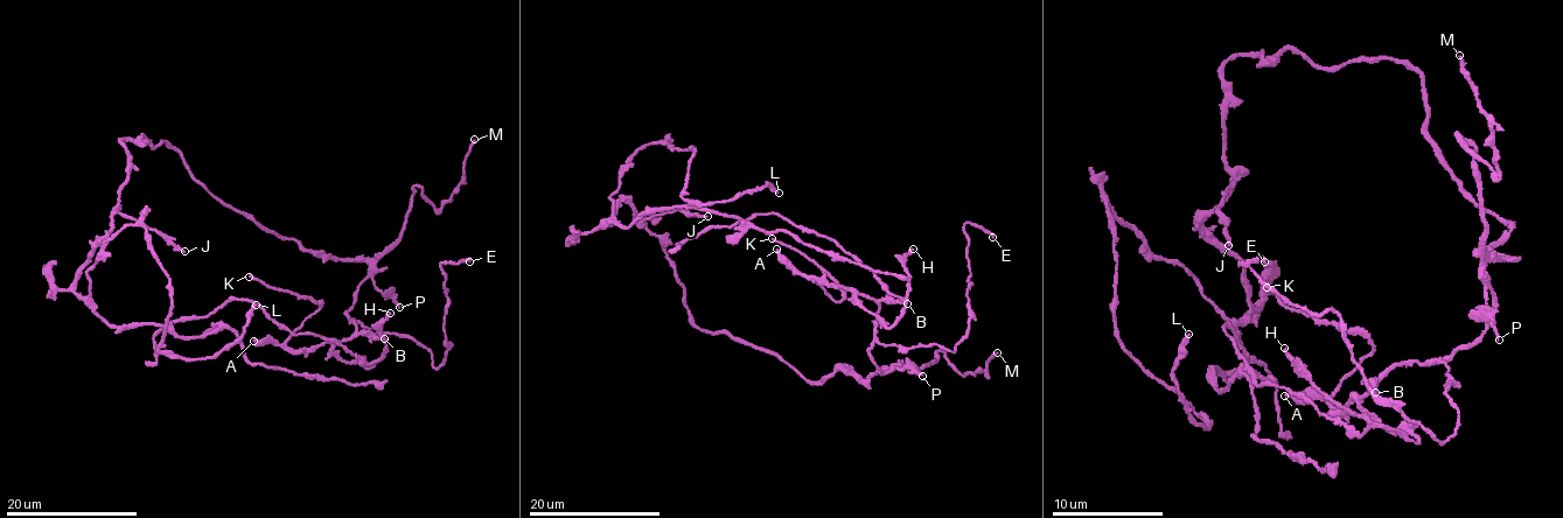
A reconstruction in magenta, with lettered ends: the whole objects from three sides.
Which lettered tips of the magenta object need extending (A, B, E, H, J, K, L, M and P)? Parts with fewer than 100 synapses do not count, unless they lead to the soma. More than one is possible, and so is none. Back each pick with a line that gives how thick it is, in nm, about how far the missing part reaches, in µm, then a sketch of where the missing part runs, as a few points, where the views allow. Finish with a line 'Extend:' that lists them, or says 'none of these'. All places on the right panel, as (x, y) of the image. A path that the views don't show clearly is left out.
M: calibre 240 nm; missing 200 µm
Extend: M

